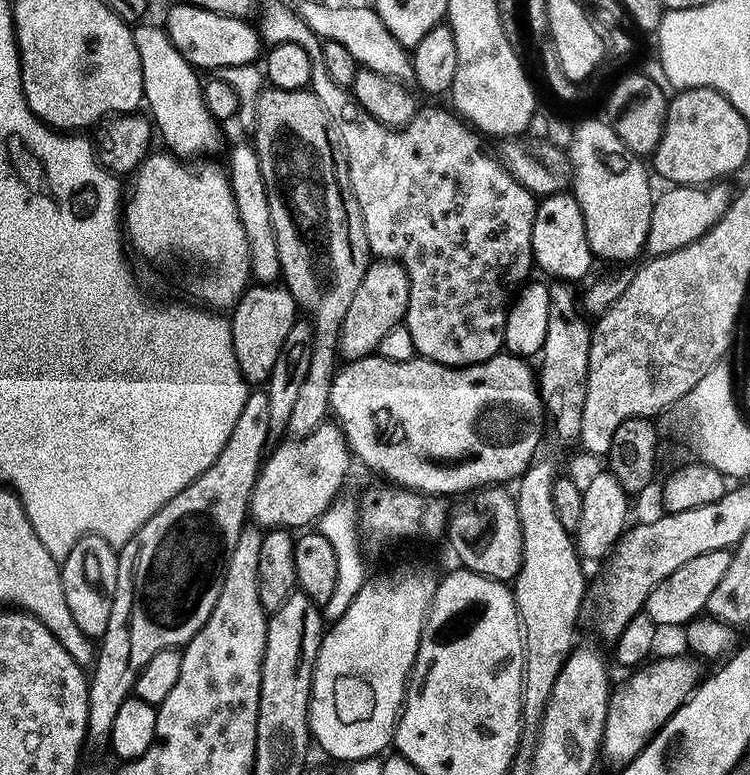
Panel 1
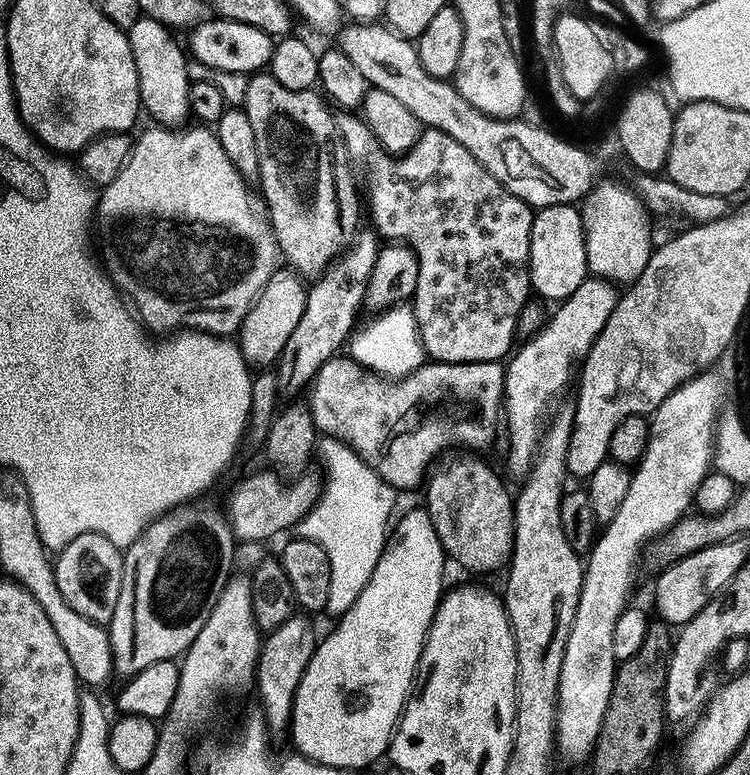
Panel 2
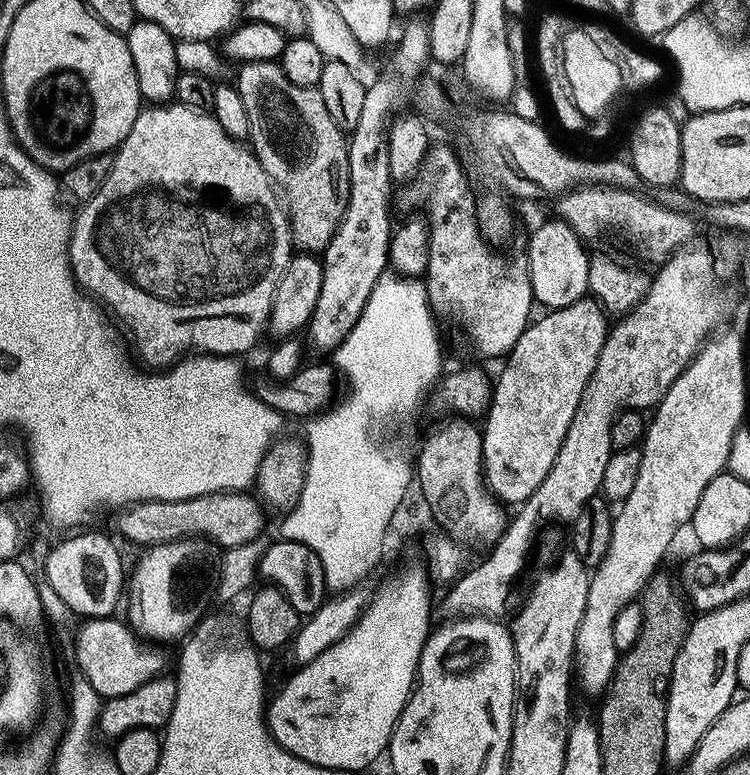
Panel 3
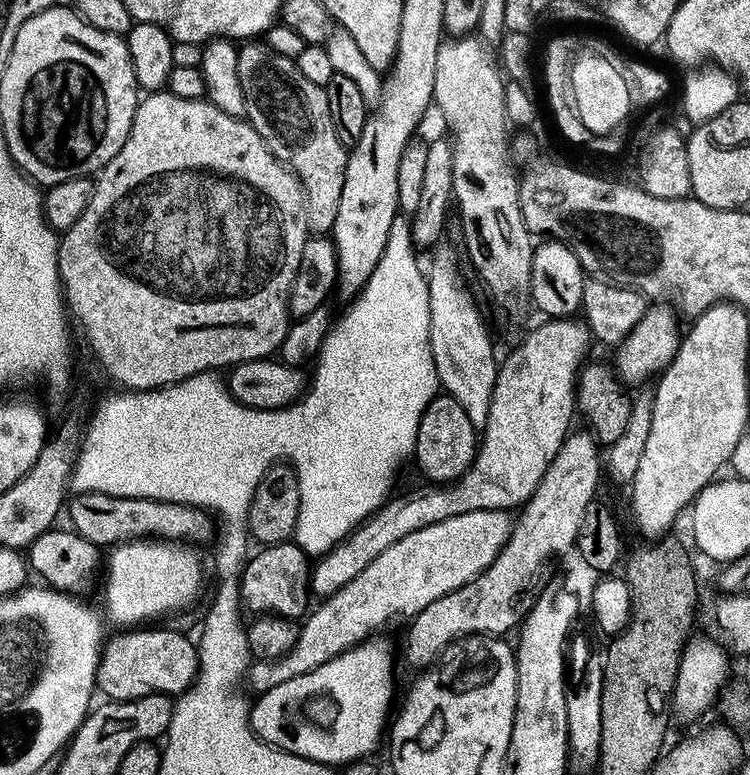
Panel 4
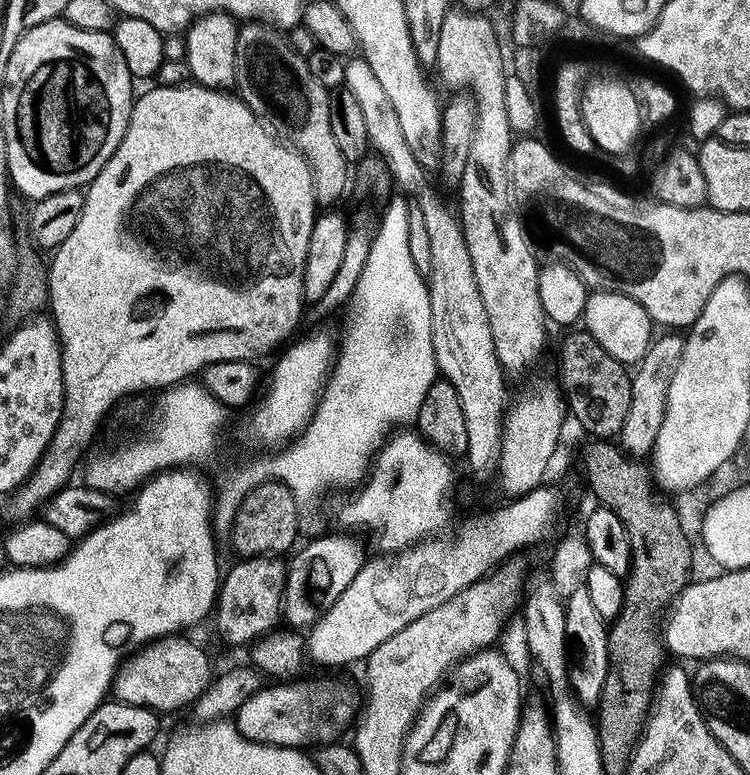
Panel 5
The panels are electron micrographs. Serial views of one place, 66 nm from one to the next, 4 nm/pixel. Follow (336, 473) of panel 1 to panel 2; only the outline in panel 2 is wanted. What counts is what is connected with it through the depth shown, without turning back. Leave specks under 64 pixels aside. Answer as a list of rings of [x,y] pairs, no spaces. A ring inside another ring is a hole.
[[[275,471],[256,472],[248,476],[228,496],[228,508],[226,515],[228,525],[232,527],[232,535],[237,541],[259,541],[266,542],[271,536],[284,532],[301,523],[307,512],[316,504],[322,491],[321,477],[300,474],[296,480],[287,488],[281,477]]]

